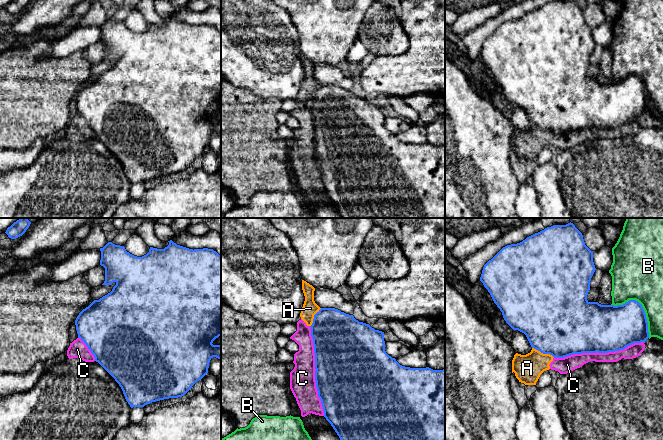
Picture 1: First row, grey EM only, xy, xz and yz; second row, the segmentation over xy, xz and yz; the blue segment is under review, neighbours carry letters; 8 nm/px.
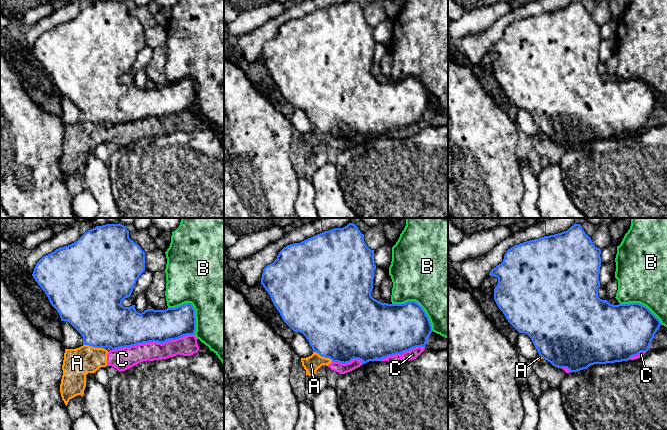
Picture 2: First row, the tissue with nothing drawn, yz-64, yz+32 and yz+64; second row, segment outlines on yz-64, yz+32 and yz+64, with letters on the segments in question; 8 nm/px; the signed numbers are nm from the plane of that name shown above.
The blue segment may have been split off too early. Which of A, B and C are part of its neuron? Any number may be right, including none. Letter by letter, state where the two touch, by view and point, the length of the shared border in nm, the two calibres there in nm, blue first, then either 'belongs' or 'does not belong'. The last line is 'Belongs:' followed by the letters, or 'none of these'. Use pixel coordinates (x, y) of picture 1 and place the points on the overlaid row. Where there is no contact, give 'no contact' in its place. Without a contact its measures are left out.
A: contact yz (543, 353); length 200 nm; calibres 480 and 220 nm; does not belong
B: contact yz (641, 306); length 420 nm; calibres 340 and 400 nm; does not belong
C: contact yz (599, 352); length 750 nm; calibres 420 and 120 nm; does not belong
Belongs: none of these

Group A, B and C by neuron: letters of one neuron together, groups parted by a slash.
A C / B

